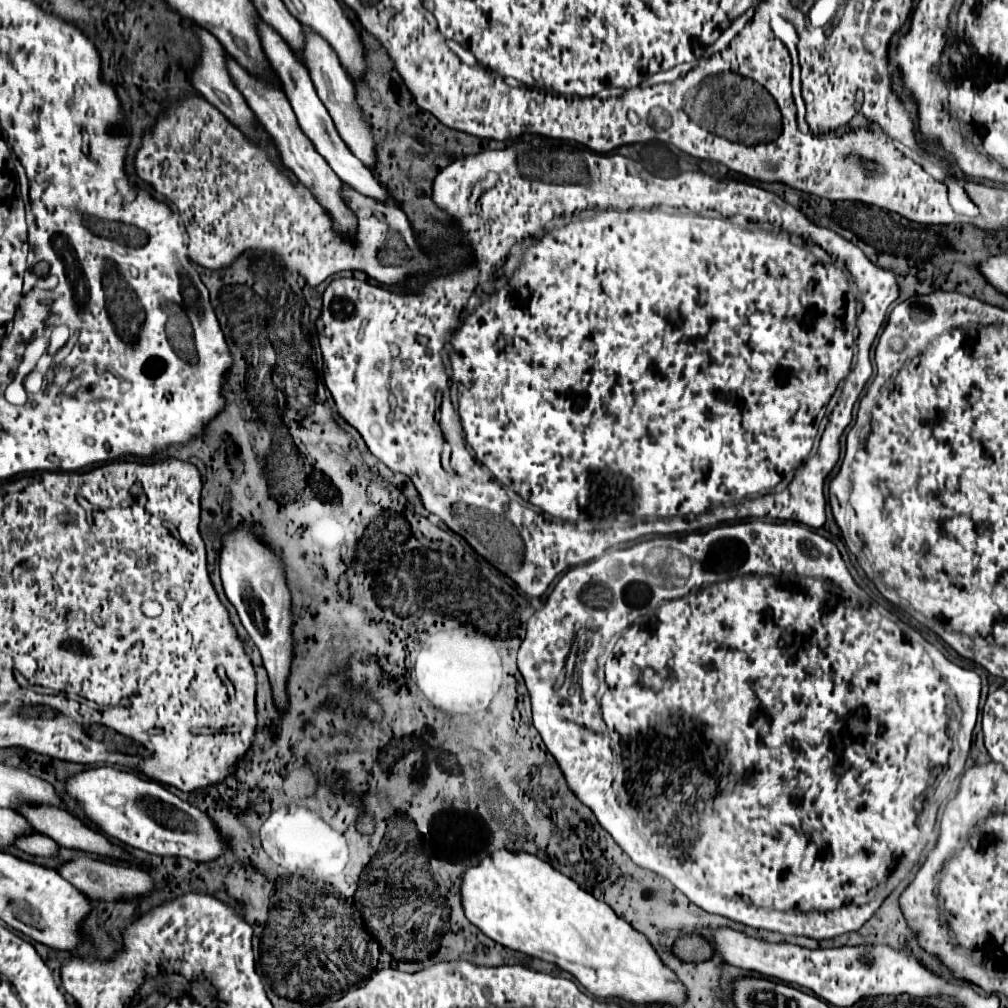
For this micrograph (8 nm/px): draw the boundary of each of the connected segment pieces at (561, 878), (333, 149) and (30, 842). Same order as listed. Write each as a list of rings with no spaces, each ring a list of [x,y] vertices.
[[[505,848],[491,852],[477,866],[467,866],[461,878],[461,902],[467,920],[477,926],[491,940],[557,964],[561,970],[573,974],[591,994],[599,998],[623,998],[629,1002],[667,1002],[681,1004],[685,988],[677,976],[659,960],[645,936],[635,932],[623,918],[619,918],[605,902],[583,890],[577,882],[557,872],[549,862],[529,852],[509,852]]]
[[[263,20],[257,22],[257,34],[261,36],[263,52],[265,52],[267,60],[269,60],[269,64],[271,64],[271,68],[275,70],[277,78],[281,80],[281,86],[283,86],[283,92],[285,92],[287,100],[291,102],[291,108],[293,108],[293,112],[297,116],[297,122],[299,122],[299,128],[313,142],[315,150],[331,164],[333,172],[337,172],[337,176],[345,184],[353,186],[355,190],[359,190],[365,196],[373,196],[373,198],[379,198],[379,200],[385,198],[387,196],[387,188],[375,178],[375,174],[369,168],[365,168],[365,164],[361,164],[361,160],[357,160],[357,156],[353,156],[353,152],[341,140],[341,136],[339,136],[339,132],[337,132],[337,128],[335,128],[335,124],[333,124],[327,108],[321,104],[317,92],[313,88],[313,82],[309,78],[307,68],[299,62],[299,58],[295,56],[295,52],[289,50],[289,44],[285,42],[285,38],[281,38],[279,32],[273,26],[263,24]]]
[[[25,832],[25,834],[19,834],[17,840],[15,840],[15,846],[31,856],[53,856],[57,852],[57,844],[47,838],[47,836],[41,836],[39,832]]]

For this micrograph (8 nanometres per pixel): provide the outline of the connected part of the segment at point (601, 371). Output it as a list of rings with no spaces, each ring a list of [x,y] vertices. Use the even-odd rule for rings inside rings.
[[[519,138],[519,140],[515,140],[515,142],[513,142],[513,144],[511,144],[511,146],[509,146],[509,148],[503,148],[503,150],[483,150],[483,152],[479,152],[479,154],[473,154],[473,156],[463,156],[463,158],[461,158],[461,160],[455,160],[455,162],[453,162],[453,164],[449,164],[449,166],[445,166],[445,168],[443,168],[443,170],[441,170],[441,172],[439,172],[439,174],[437,174],[437,178],[435,178],[435,182],[433,182],[433,194],[431,194],[431,198],[433,198],[433,204],[435,204],[435,206],[437,206],[437,210],[439,210],[439,212],[441,212],[441,214],[443,214],[443,216],[445,216],[445,218],[447,218],[447,220],[451,220],[451,224],[453,224],[453,232],[451,232],[451,236],[449,236],[449,238],[447,238],[447,240],[431,240],[431,244],[429,244],[429,246],[431,246],[431,248],[433,248],[433,250],[435,250],[435,252],[437,252],[437,254],[447,254],[447,252],[449,252],[449,250],[451,250],[451,248],[455,248],[455,246],[459,246],[459,240],[461,240],[461,238],[463,238],[463,240],[465,240],[465,242],[469,242],[469,244],[471,244],[471,254],[473,254],[473,258],[471,258],[471,262],[465,262],[465,264],[463,264],[463,262],[459,262],[459,266],[453,266],[453,268],[449,268],[449,270],[443,270],[443,272],[441,272],[441,274],[435,274],[435,276],[429,276],[429,278],[427,278],[427,280],[425,280],[425,282],[423,282],[423,284],[421,284],[421,286],[419,286],[419,288],[417,288],[417,290],[413,290],[413,292],[407,292],[407,294],[405,294],[405,292],[401,292],[401,290],[397,290],[397,288],[387,288],[387,286],[379,286],[379,284],[371,284],[371,282],[363,282],[363,280],[357,280],[357,278],[353,278],[353,277],[352,277],[352,278],[339,278],[339,280],[333,280],[333,282],[331,282],[331,284],[329,284],[329,286],[327,286],[327,290],[325,290],[325,292],[323,292],[323,308],[321,308],[321,314],[319,314],[319,318],[317,318],[317,322],[315,322],[315,326],[317,326],[317,334],[319,334],[319,344],[321,344],[321,354],[323,354],[323,360],[325,360],[325,364],[327,364],[327,368],[323,368],[323,374],[325,374],[325,384],[327,384],[327,388],[329,388],[329,392],[331,392],[331,396],[333,396],[333,400],[335,400],[335,412],[337,412],[337,414],[339,414],[339,416],[341,416],[341,418],[343,418],[343,420],[345,420],[345,422],[347,422],[347,424],[351,424],[351,426],[353,426],[353,428],[355,428],[355,430],[357,430],[357,432],[359,432],[359,434],[361,434],[361,438],[363,438],[363,440],[365,440],[365,444],[367,444],[367,448],[369,448],[369,452],[371,452],[371,454],[373,454],[373,456],[375,456],[375,458],[377,458],[377,460],[379,460],[379,462],[383,462],[383,464],[385,464],[385,466],[387,466],[387,468],[389,468],[389,470],[391,470],[391,472],[399,472],[399,474],[405,474],[405,476],[407,476],[407,478],[411,478],[411,482],[413,482],[413,484],[415,484],[415,488],[417,488],[417,492],[419,492],[419,495],[420,495],[420,497],[421,497],[421,502],[423,502],[423,506],[425,506],[425,508],[427,508],[427,510],[429,510],[429,513],[431,513],[431,514],[435,514],[435,516],[439,516],[439,518],[441,518],[441,520],[443,520],[443,522],[445,522],[445,524],[447,524],[447,528],[449,528],[449,530],[453,530],[453,532],[455,532],[455,534],[459,534],[459,536],[463,536],[463,538],[465,538],[465,540],[467,540],[467,544],[469,544],[469,546],[471,546],[471,548],[473,548],[473,550],[475,550],[475,552],[479,552],[479,556],[483,556],[483,558],[485,558],[485,560],[487,560],[487,562],[489,562],[489,564],[491,564],[491,566],[495,566],[495,568],[497,568],[497,570],[499,570],[499,572],[501,572],[501,574],[505,574],[505,576],[507,576],[507,578],[511,578],[511,580],[512,580],[512,581],[513,581],[513,582],[515,582],[515,584],[517,584],[517,586],[519,586],[519,590],[521,590],[521,592],[523,592],[523,594],[525,594],[525,596],[527,596],[527,598],[529,598],[529,600],[539,600],[539,598],[541,598],[541,596],[543,596],[543,594],[545,594],[545,590],[547,590],[547,586],[549,586],[549,584],[551,584],[551,582],[553,582],[553,580],[555,580],[555,578],[557,578],[557,574],[561,574],[561,572],[563,572],[563,570],[567,570],[567,568],[573,568],[573,566],[579,566],[579,564],[587,564],[587,562],[591,562],[591,560],[595,560],[595,558],[599,558],[599,556],[601,556],[601,554],[603,554],[603,552],[605,552],[605,550],[607,550],[607,548],[611,548],[611,546],[615,546],[615,544],[621,544],[621,542],[625,542],[625,536],[615,536],[615,526],[617,526],[617,524],[625,524],[625,526],[627,526],[627,524],[631,524],[631,522],[637,522],[637,520],[641,520],[641,518],[673,518],[673,516],[675,516],[675,518],[673,518],[673,520],[643,520],[643,522],[639,522],[639,524],[633,524],[633,528],[629,528],[629,532],[637,532],[637,536],[647,536],[647,534],[675,534],[675,532],[691,532],[691,530],[699,530],[699,528],[705,528],[705,529],[706,529],[706,528],[711,528],[711,527],[714,527],[714,525],[717,525],[717,524],[718,524],[718,523],[721,523],[721,522],[724,522],[724,521],[728,521],[728,520],[735,520],[735,519],[738,519],[738,518],[771,518],[771,520],[795,520],[795,522],[801,522],[801,524],[807,524],[807,526],[809,526],[809,528],[821,528],[821,526],[823,526],[823,524],[825,524],[825,506],[827,506],[827,502],[825,502],[825,496],[823,496],[823,488],[825,488],[825,480],[827,480],[827,476],[829,476],[829,474],[831,474],[831,470],[833,470],[833,468],[835,468],[835,464],[837,464],[837,460],[839,460],[839,452],[841,452],[841,450],[839,450],[839,438],[841,438],[841,434],[843,434],[843,430],[845,430],[845,428],[847,428],[847,426],[849,426],[849,422],[851,422],[851,412],[853,412],[853,404],[855,404],[855,402],[857,402],[857,401],[858,401],[858,399],[859,399],[859,397],[860,397],[860,394],[861,394],[861,392],[862,392],[862,390],[863,390],[863,389],[864,389],[864,387],[865,387],[865,384],[867,384],[867,380],[869,380],[869,378],[871,378],[871,360],[869,360],[869,350],[871,350],[871,344],[873,344],[873,340],[875,340],[875,338],[877,338],[877,334],[879,334],[879,330],[881,330],[881,326],[883,326],[883,320],[885,320],[885,316],[887,316],[887,308],[889,308],[889,306],[891,306],[891,304],[893,304],[893,302],[895,302],[895,300],[897,300],[897,298],[899,298],[899,284],[897,284],[897,278],[895,278],[895,274],[893,274],[893,272],[889,272],[889,270],[885,270],[885,268],[881,268],[881,266],[875,266],[875,264],[871,264],[871,262],[869,262],[869,260],[867,260],[867,256],[865,256],[865,254],[863,254],[863,252],[861,252],[861,250],[859,250],[859,248],[857,248],[857,246],[853,246],[853,244],[851,244],[851,242],[847,242],[847,240],[845,240],[845,238],[843,238],[843,236],[837,236],[837,234],[835,234],[835,232],[833,232],[833,230],[827,230],[827,228],[821,228],[821,226],[817,226],[817,224],[813,224],[813,222],[811,222],[811,220],[809,220],[809,218],[807,218],[807,216],[805,216],[805,214],[803,214],[803,212],[801,212],[801,210],[799,210],[799,208],[795,208],[795,206],[791,206],[791,204],[787,204],[787,202],[785,202],[785,200],[781,200],[781,198],[779,198],[779,196],[777,196],[777,194],[773,194],[773,192],[767,192],[767,190],[763,190],[763,188],[759,188],[759,186],[753,186],[753,184],[751,184],[751,183],[749,183],[749,182],[748,182],[748,181],[746,181],[746,182],[745,182],[745,181],[743,181],[743,180],[740,180],[740,179],[737,179],[737,178],[734,178],[734,177],[729,177],[729,178],[724,178],[724,179],[721,179],[721,180],[720,180],[720,179],[716,179],[716,178],[714,178],[714,177],[712,177],[712,176],[709,176],[709,175],[707,175],[707,174],[705,174],[705,173],[703,173],[703,172],[701,172],[701,171],[694,171],[694,172],[691,172],[691,171],[682,171],[682,172],[681,172],[681,173],[679,173],[679,174],[677,174],[677,175],[675,175],[675,176],[671,176],[671,177],[661,177],[661,176],[658,176],[658,175],[655,175],[655,174],[652,174],[652,173],[650,173],[650,172],[647,172],[647,170],[645,170],[645,168],[643,168],[643,166],[641,166],[641,164],[639,164],[639,162],[637,162],[637,160],[633,160],[633,158],[625,158],[625,156],[621,156],[621,154],[591,154],[591,150],[587,150],[587,148],[583,148],[583,146],[577,146],[577,144],[573,144],[573,146],[561,146],[561,148],[549,148],[549,146],[539,146],[539,144],[537,144],[537,142],[529,142],[529,140],[525,140],[525,138]],[[594,206],[599,206],[599,208],[601,208],[601,212],[597,212],[597,214],[595,214],[595,216],[593,216],[593,218],[587,218],[587,220],[573,220],[573,222],[567,222],[567,224],[559,224],[559,226],[555,226],[555,228],[553,228],[553,230],[549,230],[549,232],[545,232],[545,234],[541,234],[541,236],[537,236],[537,234],[539,234],[539,232],[543,232],[543,226],[545,226],[545,224],[547,224],[547,222],[551,222],[551,220],[553,220],[553,218],[555,218],[555,216],[557,216],[557,214],[563,214],[563,212],[567,212],[567,213],[574,213],[574,212],[576,212],[576,211],[583,211],[583,210],[588,210],[588,209],[590,209],[590,208],[592,208],[592,207],[594,207]],[[605,208],[641,208],[641,210],[605,210]],[[708,210],[715,210],[715,211],[717,211],[717,212],[719,212],[719,213],[720,213],[720,214],[721,214],[721,215],[722,215],[722,216],[723,216],[723,218],[709,218],[709,216],[703,216],[703,215],[704,215],[704,213],[705,213],[705,212],[707,212],[707,211],[708,211]],[[733,214],[743,214],[743,216],[747,216],[747,218],[749,218],[749,220],[751,220],[751,222],[761,222],[761,220],[769,220],[769,222],[771,222],[771,224],[773,224],[773,228],[771,228],[771,230],[761,230],[761,228],[755,228],[755,230],[749,230],[749,228],[743,228],[743,226],[739,226],[739,224],[733,224],[733,222],[729,222],[729,220],[727,220],[727,218],[725,218],[725,217],[732,217],[732,216],[733,216]],[[789,234],[801,234],[801,236],[803,236],[803,238],[805,238],[805,240],[807,240],[807,242],[809,242],[809,244],[819,244],[819,246],[821,246],[821,248],[825,248],[825,250],[827,250],[827,252],[829,252],[829,254],[831,254],[831,256],[837,256],[837,258],[841,258],[841,260],[843,260],[843,262],[845,262],[845,266],[847,266],[847,270],[849,270],[849,272],[851,272],[851,274],[853,274],[853,280],[855,280],[855,286],[857,286],[857,292],[859,292],[859,300],[861,300],[861,304],[863,304],[863,310],[861,310],[861,314],[859,314],[859,320],[857,320],[857,292],[855,292],[855,286],[853,286],[853,280],[849,280],[849,272],[845,272],[845,268],[837,268],[837,266],[835,266],[835,264],[833,264],[833,262],[821,262],[821,260],[817,260],[817,258],[815,258],[815,256],[813,256],[813,254],[811,254],[811,250],[809,250],[809,248],[807,248],[807,246],[805,246],[805,244],[795,244],[795,242],[793,242],[793,240],[791,240],[791,238],[789,238]],[[527,236],[535,236],[535,240],[533,240],[533,242],[531,242],[531,244],[527,244],[527,246],[525,246],[525,248],[523,248],[523,252],[521,252],[521,258],[519,258],[519,262],[517,262],[517,268],[515,268],[515,272],[511,272],[511,276],[509,276],[509,282],[507,282],[507,284],[505,284],[505,286],[497,286],[497,288],[495,288],[495,282],[496,282],[496,281],[497,281],[497,280],[496,280],[496,279],[499,279],[499,278],[500,278],[500,277],[503,277],[503,276],[504,276],[504,271],[503,271],[503,270],[501,270],[501,269],[499,269],[499,267],[500,267],[500,265],[501,265],[501,262],[503,262],[503,260],[505,260],[505,258],[507,258],[507,256],[509,256],[509,246],[513,246],[513,244],[515,244],[515,242],[521,242],[521,240],[523,240],[523,238],[527,238]],[[476,290],[481,290],[481,291],[482,291],[482,292],[483,292],[483,293],[486,293],[486,294],[487,294],[487,293],[491,293],[491,294],[489,294],[489,296],[487,296],[487,298],[485,298],[485,300],[483,300],[483,302],[481,302],[481,304],[479,304],[479,306],[477,306],[477,308],[475,308],[475,312],[471,312],[471,314],[469,314],[469,316],[467,316],[467,318],[465,318],[465,320],[459,320],[459,314],[462,314],[462,312],[463,312],[463,310],[465,310],[465,309],[466,309],[466,308],[467,308],[467,302],[468,302],[468,299],[469,299],[469,296],[471,296],[471,295],[472,295],[472,294],[473,294],[473,293],[474,293],[474,292],[475,292],[475,291],[476,291]],[[855,326],[857,326],[857,328],[859,328],[859,338],[857,338],[857,342],[855,342],[855,344],[857,344],[857,346],[855,346],[855,344],[853,344],[853,330],[855,330]],[[449,336],[453,336],[453,338],[451,338],[451,348],[453,348],[453,352],[449,352],[449,358],[451,358],[451,368],[453,368],[453,380],[455,380],[455,384],[457,384],[457,390],[459,390],[459,392],[457,392],[457,400],[459,400],[459,414],[458,414],[458,412],[457,412],[457,411],[456,411],[456,410],[455,410],[455,409],[454,409],[454,408],[453,408],[453,406],[452,406],[452,403],[451,403],[451,402],[450,402],[450,399],[449,399],[449,396],[448,396],[448,391],[449,391],[449,387],[450,387],[450,385],[451,385],[451,379],[450,379],[450,376],[449,376],[449,375],[448,375],[448,373],[447,373],[447,372],[446,372],[446,368],[445,368],[445,367],[444,367],[444,364],[443,364],[443,361],[442,361],[442,359],[441,359],[441,358],[437,358],[437,369],[443,369],[443,370],[437,370],[437,376],[435,376],[435,378],[437,378],[437,391],[439,391],[439,390],[444,390],[444,391],[443,391],[443,398],[442,398],[442,402],[441,402],[441,403],[440,403],[440,404],[441,404],[441,405],[439,405],[439,408],[440,408],[440,407],[441,407],[441,415],[443,415],[443,416],[441,416],[441,418],[440,418],[440,421],[439,421],[439,422],[437,422],[437,418],[435,418],[435,414],[437,414],[437,410],[435,410],[435,408],[433,408],[433,400],[429,400],[429,348],[433,348],[433,344],[447,344],[447,342],[449,342]],[[853,346],[855,346],[855,348],[857,348],[857,366],[855,366],[855,368],[853,368],[853,372],[849,372],[849,370],[851,370],[851,360],[853,360]],[[845,376],[847,376],[847,384],[845,384],[845,390],[843,390],[843,396],[841,396],[841,400],[839,400],[839,404],[837,404],[837,406],[835,406],[835,410],[833,410],[833,414],[831,414],[831,418],[829,418],[829,426],[827,426],[827,430],[825,430],[825,432],[823,432],[823,436],[821,436],[821,444],[819,444],[819,454],[817,454],[817,460],[807,460],[807,456],[809,456],[809,454],[811,454],[811,450],[813,450],[813,442],[815,442],[815,438],[817,438],[817,432],[819,432],[819,424],[821,424],[821,420],[823,420],[823,416],[825,416],[825,408],[827,408],[827,404],[829,404],[829,400],[831,400],[831,396],[833,396],[833,394],[835,394],[835,390],[837,390],[837,386],[839,386],[839,382],[841,382],[841,380],[845,380]],[[401,382],[405,382],[405,384],[403,384],[403,388],[401,388],[401,390],[399,390],[399,388],[397,388],[397,386],[399,386],[399,384],[401,384]],[[389,384],[393,384],[393,396],[395,396],[395,406],[393,406],[393,408],[391,408],[391,406],[389,406],[389,402],[387,402],[387,398],[389,398],[389,394],[391,394],[391,390],[389,390],[389,388],[387,388],[387,386],[389,386]],[[439,425],[440,425],[440,426],[457,426],[457,444],[455,444],[455,443],[452,443],[452,444],[453,444],[453,445],[452,445],[452,446],[454,446],[454,445],[456,445],[456,446],[457,446],[457,447],[456,447],[456,446],[455,446],[455,447],[452,447],[452,453],[451,453],[451,458],[450,458],[450,462],[449,462],[449,468],[445,468],[445,466],[443,466],[443,462],[441,462],[441,452],[443,452],[443,444],[445,444],[445,438],[443,438],[443,432],[441,432],[441,428],[439,428]],[[466,441],[467,441],[467,443],[468,443],[468,444],[469,444],[469,445],[470,445],[470,446],[471,446],[471,447],[472,447],[472,449],[473,449],[473,450],[475,450],[475,458],[477,458],[477,462],[481,462],[481,464],[483,464],[483,466],[485,466],[485,468],[487,468],[487,470],[491,470],[491,474],[493,474],[493,476],[495,476],[495,479],[494,479],[494,478],[493,478],[493,476],[489,476],[489,474],[487,474],[487,472],[485,472],[485,470],[483,470],[483,468],[481,468],[481,464],[477,464],[477,462],[476,462],[476,459],[475,459],[475,458],[474,458],[474,457],[473,457],[473,456],[472,456],[472,455],[471,455],[471,454],[470,454],[470,453],[469,453],[469,451],[468,451],[468,450],[467,450],[467,448],[466,448]],[[793,470],[795,470],[795,476],[793,476],[793,480],[791,480],[791,484],[789,484],[789,486],[787,486],[787,488],[785,488],[785,490],[783,490],[783,492],[773,492],[773,490],[775,490],[775,486],[779,486],[779,484],[781,484],[781,482],[783,482],[783,480],[785,480],[785,476],[787,476],[787,474],[789,474],[789,472],[793,472]],[[503,486],[507,486],[507,488],[509,488],[509,490],[513,490],[513,492],[515,492],[515,494],[519,494],[519,496],[521,496],[521,500],[523,500],[523,502],[527,502],[527,504],[529,504],[529,506],[531,506],[531,508],[533,508],[533,506],[535,506],[535,508],[537,508],[537,510],[517,510],[517,504],[509,504],[509,496],[507,496],[507,492],[505,492],[505,488],[503,488]],[[691,512],[693,512],[693,514],[695,514],[695,516],[697,516],[697,522],[695,522],[695,524],[691,524],[691,522],[689,522],[689,520],[685,520],[685,518],[679,518],[679,516],[687,516],[687,514],[691,514]],[[553,520],[569,520],[569,522],[571,522],[571,524],[553,524]]]

